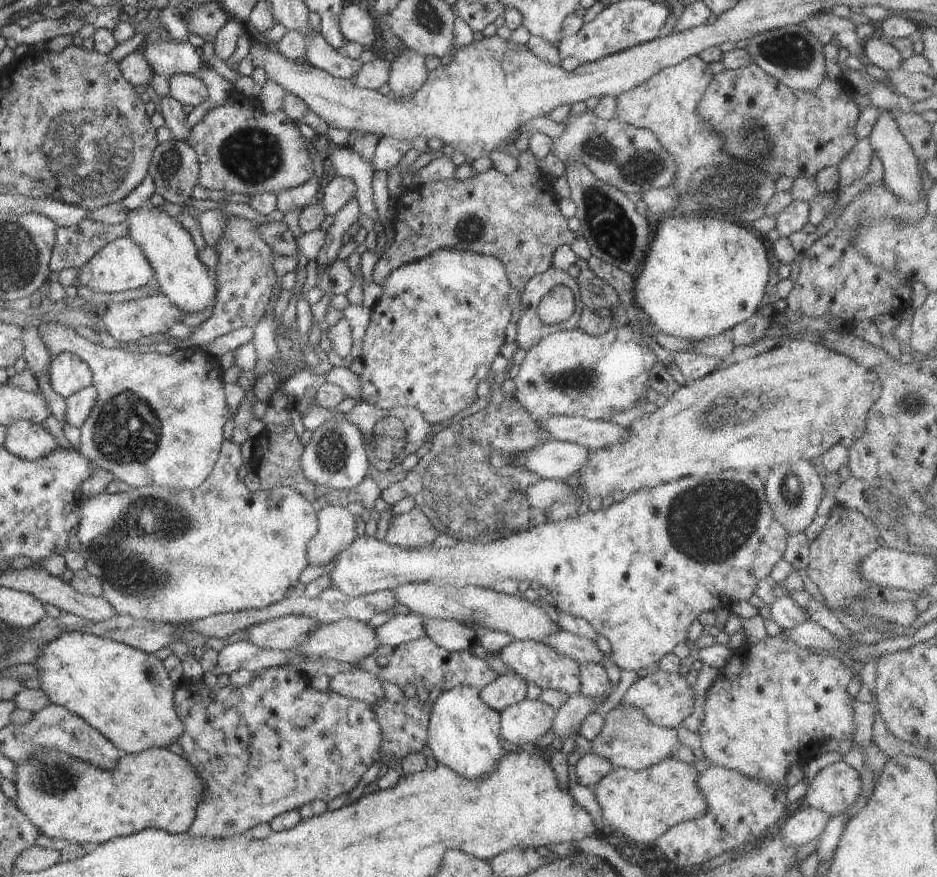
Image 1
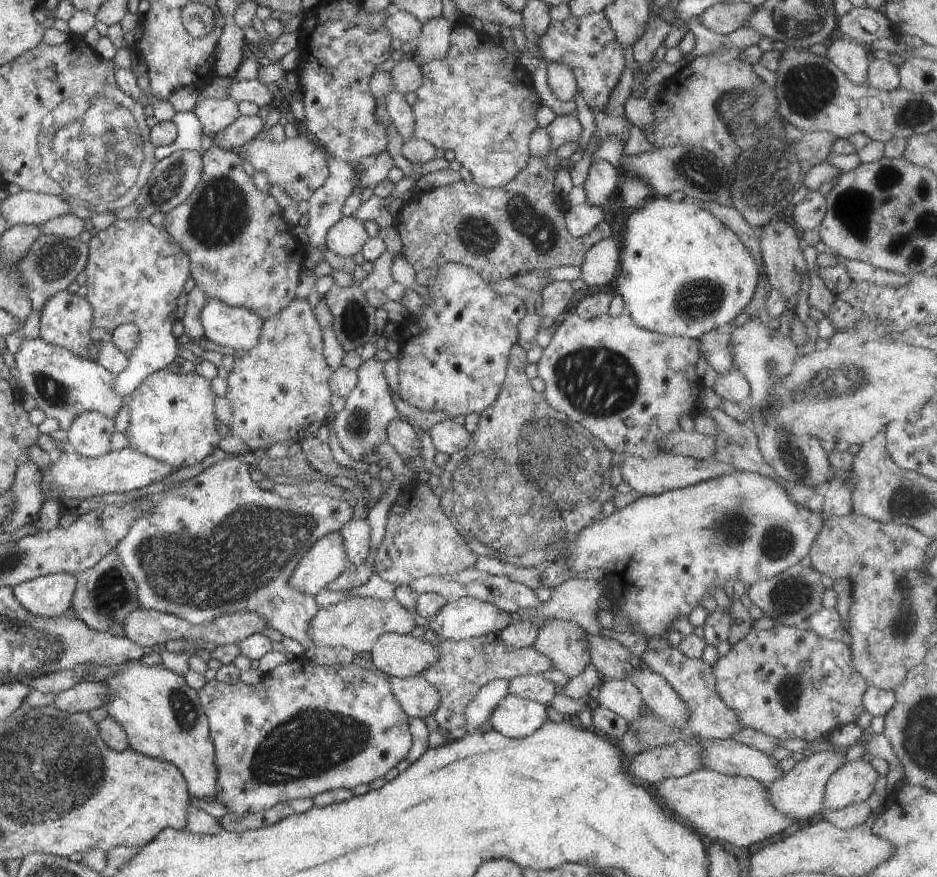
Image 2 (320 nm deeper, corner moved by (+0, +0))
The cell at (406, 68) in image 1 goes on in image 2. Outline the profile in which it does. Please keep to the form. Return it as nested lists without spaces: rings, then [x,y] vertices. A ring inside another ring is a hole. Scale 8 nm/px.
[[[440,16],[424,23],[421,30],[422,32],[418,36],[417,49],[414,50],[412,57],[420,62],[446,57],[450,49],[453,24]]]

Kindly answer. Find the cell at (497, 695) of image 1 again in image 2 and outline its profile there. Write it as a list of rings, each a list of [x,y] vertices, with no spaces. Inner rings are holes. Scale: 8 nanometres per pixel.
[[[526,675],[512,678],[508,682],[508,692],[542,706],[550,706],[555,696],[556,685],[542,675]]]

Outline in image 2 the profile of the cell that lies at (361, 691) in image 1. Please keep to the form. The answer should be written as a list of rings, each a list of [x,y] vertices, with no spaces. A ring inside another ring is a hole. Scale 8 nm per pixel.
[[[422,676],[389,677],[392,698],[407,718],[424,719],[438,710],[440,695]]]

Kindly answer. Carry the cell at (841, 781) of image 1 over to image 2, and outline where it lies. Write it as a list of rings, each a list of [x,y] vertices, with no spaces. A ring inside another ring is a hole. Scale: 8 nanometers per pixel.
[[[863,759],[845,763],[826,784],[823,808],[838,810],[864,803],[874,792],[878,776],[870,763]]]

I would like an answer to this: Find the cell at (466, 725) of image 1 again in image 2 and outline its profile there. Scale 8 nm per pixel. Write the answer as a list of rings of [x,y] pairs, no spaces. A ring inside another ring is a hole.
[[[494,680],[478,690],[478,694],[464,706],[464,720],[466,720],[466,735],[480,732],[482,724],[490,720],[496,706],[508,692],[508,680]]]

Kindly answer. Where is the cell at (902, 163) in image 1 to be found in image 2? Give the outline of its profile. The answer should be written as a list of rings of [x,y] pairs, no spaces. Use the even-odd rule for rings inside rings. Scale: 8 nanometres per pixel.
[[[836,34],[828,41],[827,58],[848,76],[854,86],[870,84],[868,66],[871,51],[868,47]]]

